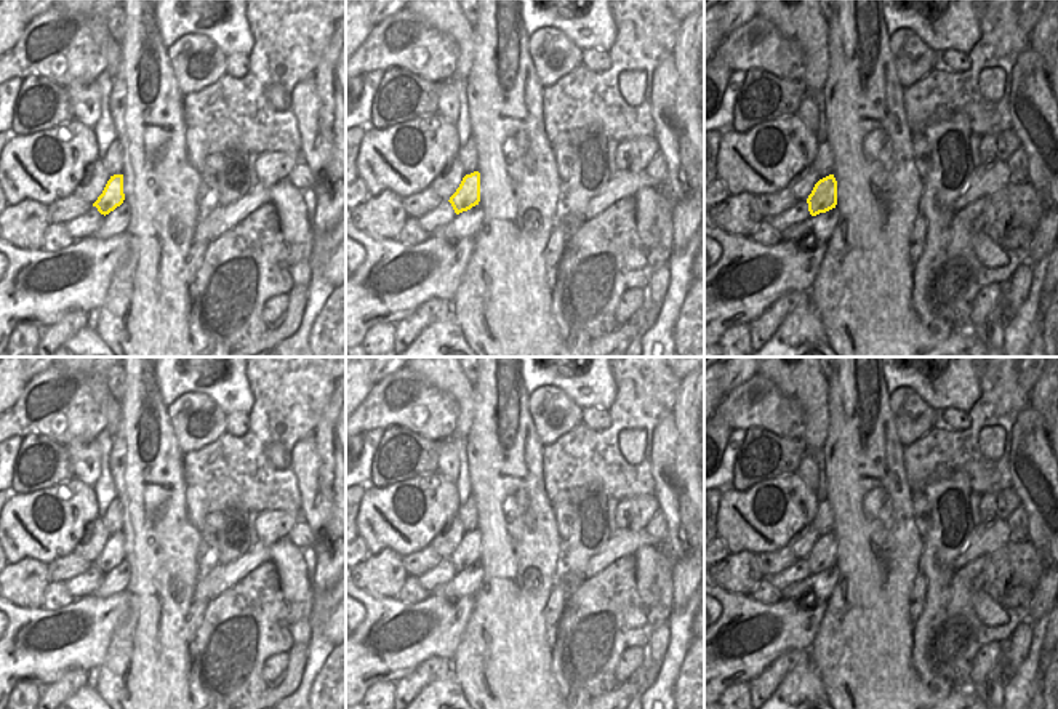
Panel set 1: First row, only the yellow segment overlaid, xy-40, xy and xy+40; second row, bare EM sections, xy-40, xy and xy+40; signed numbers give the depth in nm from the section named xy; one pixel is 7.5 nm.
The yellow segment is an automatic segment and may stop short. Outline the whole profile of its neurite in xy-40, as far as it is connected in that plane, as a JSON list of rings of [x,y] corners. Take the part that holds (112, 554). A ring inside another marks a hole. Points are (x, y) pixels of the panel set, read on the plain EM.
[[[114,533],[107,539],[102,552],[98,555],[98,559],[93,562],[93,565],[98,567],[101,573],[109,573],[117,565],[120,565],[125,559],[123,552],[123,533]]]

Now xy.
[[[474,530],[466,533],[456,547],[456,551],[448,559],[456,573],[471,568],[480,560],[480,531]]]

